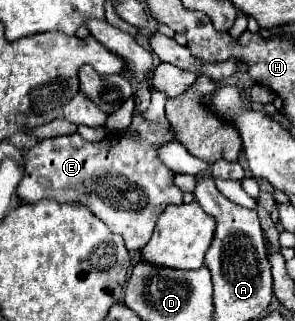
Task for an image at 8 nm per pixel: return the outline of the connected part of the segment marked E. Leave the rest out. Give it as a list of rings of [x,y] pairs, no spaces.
[[[152,92],[152,102],[148,110],[140,112],[134,108],[132,124],[118,134],[110,134],[100,142],[86,142],[78,132],[56,136],[50,140],[42,140],[40,144],[32,146],[24,152],[24,176],[18,184],[18,198],[26,204],[36,204],[40,200],[56,200],[60,204],[80,204],[92,214],[96,214],[100,220],[108,224],[108,228],[114,234],[120,234],[126,242],[128,250],[140,250],[148,244],[152,230],[156,226],[156,220],[160,212],[170,204],[182,204],[182,190],[174,184],[174,172],[164,166],[164,162],[158,156],[158,148],[172,142],[170,124],[164,114],[166,94],[164,92]]]

